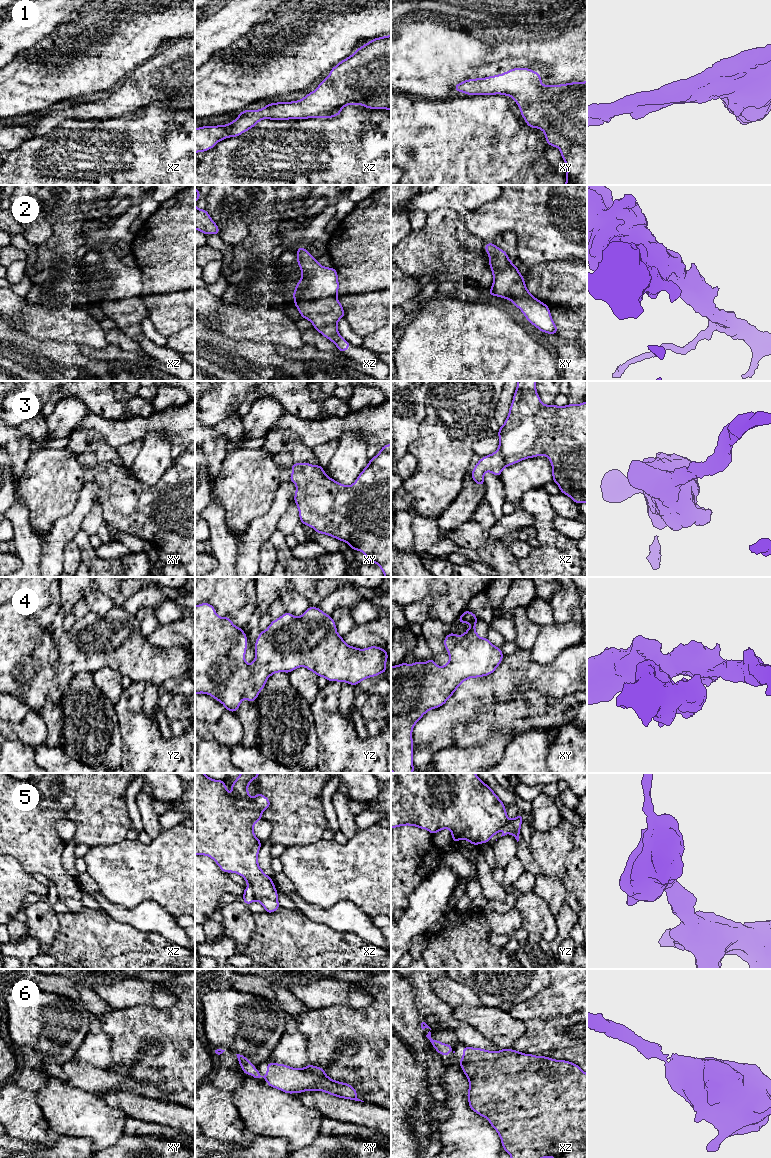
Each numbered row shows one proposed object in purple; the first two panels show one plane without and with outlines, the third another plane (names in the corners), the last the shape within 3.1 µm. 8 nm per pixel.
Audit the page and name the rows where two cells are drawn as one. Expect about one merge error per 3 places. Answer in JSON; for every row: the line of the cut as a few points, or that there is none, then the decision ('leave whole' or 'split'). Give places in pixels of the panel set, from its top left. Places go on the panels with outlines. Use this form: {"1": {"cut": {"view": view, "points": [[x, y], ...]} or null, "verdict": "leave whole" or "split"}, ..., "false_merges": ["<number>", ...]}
{"1": {"cut": null, "verdict": "leave whole"}, "2": {"cut": null, "verdict": "leave whole"}, "3": {"cut": null, "verdict": "leave whole"}, "4": {"cut": null, "verdict": "leave whole"}, "5": {"cut": {"view": "xz", "points": [[246, 880], [252, 888], [255, 899]]}, "verdict": "split"}, "6": {"cut": null, "verdict": "leave whole"}, "false_merges": ["5"]}

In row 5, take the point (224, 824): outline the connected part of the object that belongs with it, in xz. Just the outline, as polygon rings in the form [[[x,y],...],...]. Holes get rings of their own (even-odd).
[[[195,773],[195,855],[211,857],[223,872],[234,872],[243,876],[252,886],[255,900],[263,905],[265,912],[273,913],[280,908],[278,893],[272,878],[259,867],[258,853],[262,842],[253,832],[254,824],[262,820],[262,811],[270,807],[270,800],[260,793],[252,799],[248,793],[248,785],[258,776],[259,773],[241,773],[231,785],[234,792],[232,796],[226,790],[224,780],[214,780],[204,773]]]

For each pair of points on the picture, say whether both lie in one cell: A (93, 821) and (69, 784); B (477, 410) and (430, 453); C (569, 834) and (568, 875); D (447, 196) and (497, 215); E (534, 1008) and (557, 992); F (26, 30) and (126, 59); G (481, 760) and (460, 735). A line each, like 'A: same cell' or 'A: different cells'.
A: same cell
B: same cell
C: same cell
D: different cells
E: same cell
F: different cells
G: different cells

